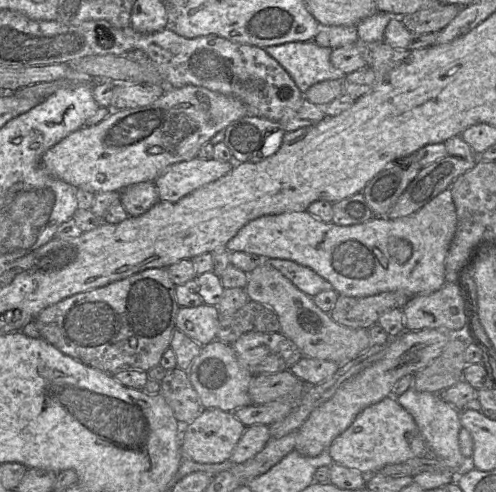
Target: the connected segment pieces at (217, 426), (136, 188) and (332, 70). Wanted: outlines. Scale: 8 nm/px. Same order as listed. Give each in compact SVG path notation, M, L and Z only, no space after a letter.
M219 408L203 409L191 423L182 426L182 456L198 463L221 463L229 460L246 429L233 412Z
M155 182L133 184L121 191L121 203L131 217L146 213L160 201Z
M314 41L288 42L264 48L291 76L304 94L312 85L337 80L346 76L331 61L331 48L321 47Z

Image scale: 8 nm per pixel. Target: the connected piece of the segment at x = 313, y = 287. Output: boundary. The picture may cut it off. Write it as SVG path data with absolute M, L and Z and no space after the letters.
M264 259L286 278L288 278L299 290L311 298L321 291L333 289L330 282L318 275L309 267L302 266L291 260Z

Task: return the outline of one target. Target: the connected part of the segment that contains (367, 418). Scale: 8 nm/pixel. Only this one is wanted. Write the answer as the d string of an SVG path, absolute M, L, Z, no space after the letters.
M393 395L364 408L349 427L332 441L328 452L334 463L365 475L376 473L389 464L398 464L410 458L429 455L425 440L413 416Z

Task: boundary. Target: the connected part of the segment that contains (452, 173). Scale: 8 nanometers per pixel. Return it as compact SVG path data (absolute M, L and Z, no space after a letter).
M447 155L423 167L399 197L387 217L397 219L416 213L448 189L460 175L470 170L475 162L476 160Z

